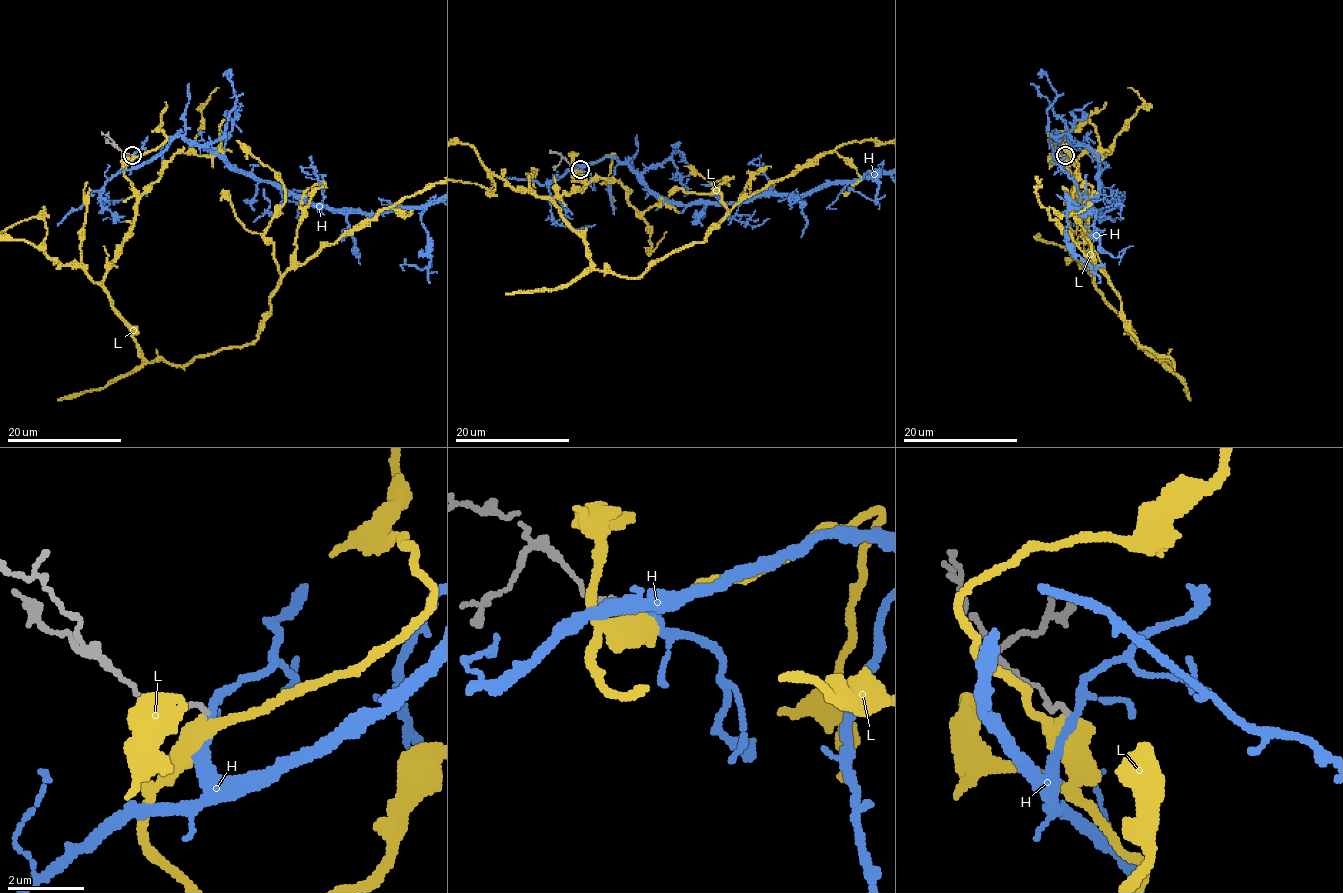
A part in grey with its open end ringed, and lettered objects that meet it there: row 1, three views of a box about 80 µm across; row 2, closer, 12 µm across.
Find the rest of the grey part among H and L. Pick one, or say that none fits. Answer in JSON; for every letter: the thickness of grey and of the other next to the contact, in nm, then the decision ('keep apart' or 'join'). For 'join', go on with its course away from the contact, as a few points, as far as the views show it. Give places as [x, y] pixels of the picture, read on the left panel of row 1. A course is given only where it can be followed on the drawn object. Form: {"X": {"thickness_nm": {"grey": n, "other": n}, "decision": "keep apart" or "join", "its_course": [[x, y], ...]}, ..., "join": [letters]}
{"H": {"thickness_nm": {"grey": 120, "other": 160}, "decision": "join"}, "L": {"thickness_nm": {"grey": 120, "other": 460}, "decision": "keep apart"}, "join": ["H"]}

